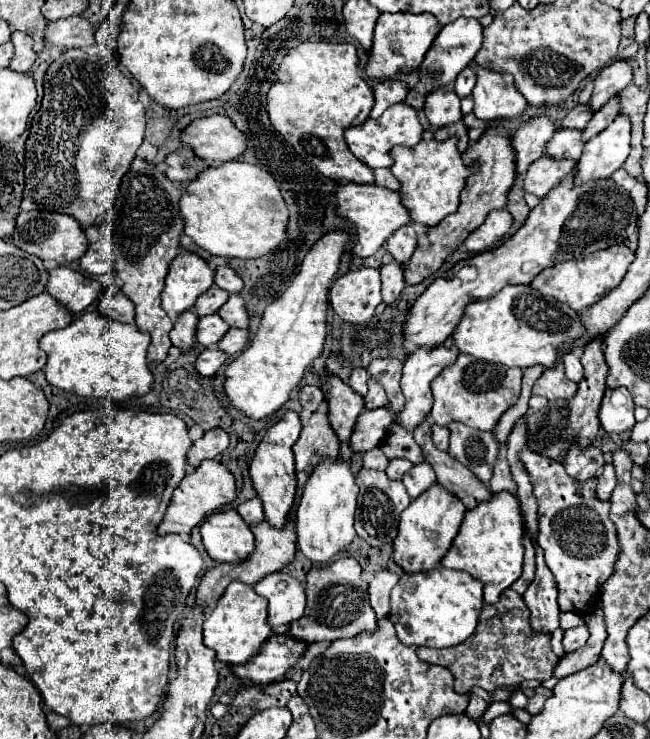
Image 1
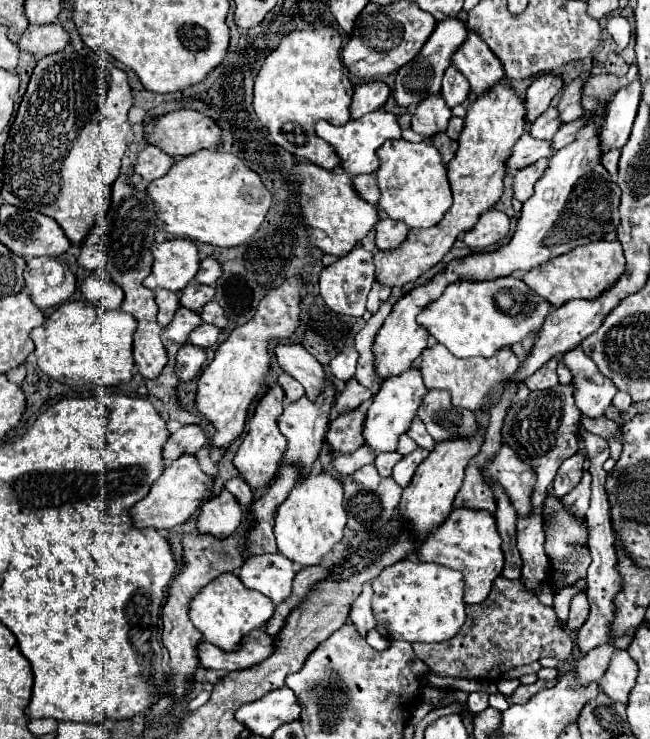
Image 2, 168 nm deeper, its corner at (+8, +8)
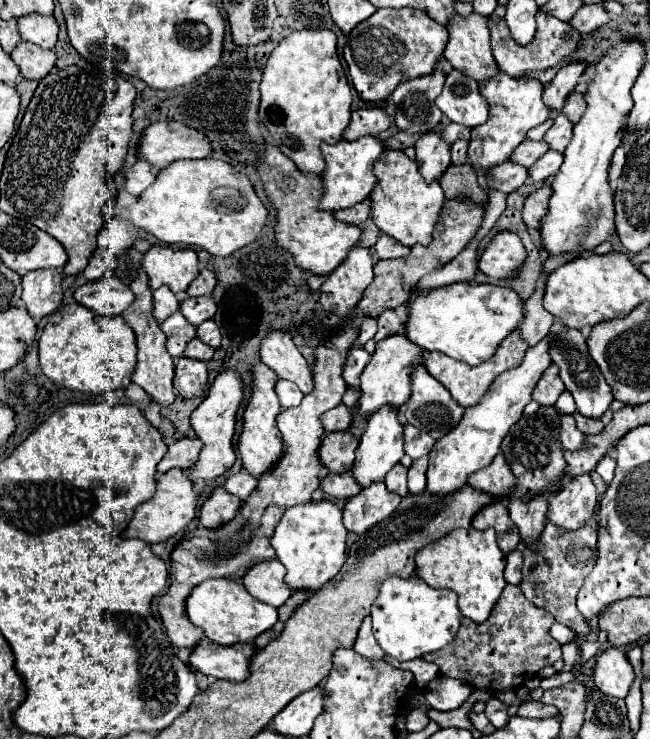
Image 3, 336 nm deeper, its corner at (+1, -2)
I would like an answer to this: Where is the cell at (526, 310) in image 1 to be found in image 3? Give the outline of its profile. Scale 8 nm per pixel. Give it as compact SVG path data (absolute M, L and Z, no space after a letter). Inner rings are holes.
M447 284L429 288L427 292L411 290L407 302L407 324L405 336L423 350L439 350L455 360L477 366L489 360L499 342L523 320L521 298L503 286L493 284Z

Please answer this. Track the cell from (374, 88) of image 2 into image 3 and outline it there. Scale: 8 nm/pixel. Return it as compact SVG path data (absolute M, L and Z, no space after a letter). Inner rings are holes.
M361 108L353 112L351 122L343 132L343 138L353 142L361 136L377 136L383 130L387 130L389 124L391 120L381 108Z

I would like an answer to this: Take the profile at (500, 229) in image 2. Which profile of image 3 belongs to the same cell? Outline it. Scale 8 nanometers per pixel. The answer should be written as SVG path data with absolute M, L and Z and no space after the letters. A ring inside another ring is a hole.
M499 232L479 258L479 270L491 278L513 280L527 258L527 250L513 232Z

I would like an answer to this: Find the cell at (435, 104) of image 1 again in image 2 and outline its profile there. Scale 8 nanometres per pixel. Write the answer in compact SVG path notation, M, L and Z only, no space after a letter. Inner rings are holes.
M436 94L434 98L426 98L426 102L418 104L416 114L412 116L412 130L430 138L440 130L446 130L450 116L450 108L442 102L442 96Z

